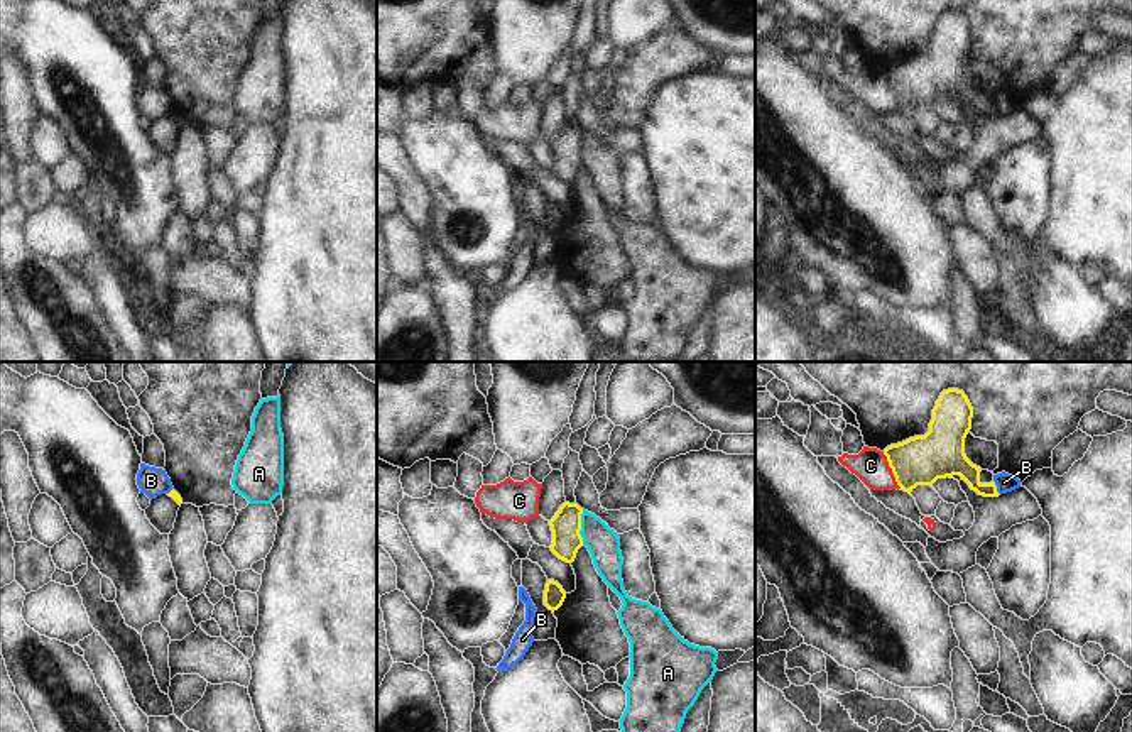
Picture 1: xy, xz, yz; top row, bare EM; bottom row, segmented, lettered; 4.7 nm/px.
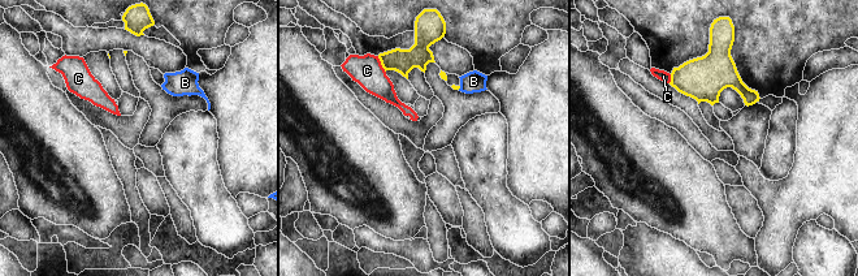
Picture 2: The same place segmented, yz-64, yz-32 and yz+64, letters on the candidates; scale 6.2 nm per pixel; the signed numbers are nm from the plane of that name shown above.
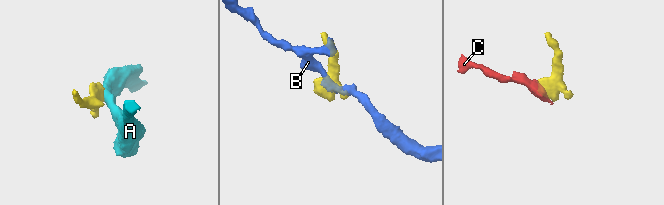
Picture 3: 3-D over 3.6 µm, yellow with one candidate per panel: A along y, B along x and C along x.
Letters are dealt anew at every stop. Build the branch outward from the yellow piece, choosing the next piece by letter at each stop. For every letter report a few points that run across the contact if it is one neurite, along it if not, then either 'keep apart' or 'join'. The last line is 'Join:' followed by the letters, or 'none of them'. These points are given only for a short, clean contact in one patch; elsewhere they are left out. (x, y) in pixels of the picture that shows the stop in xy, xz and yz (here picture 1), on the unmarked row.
A: xz (583, 131), (580, 144), (582, 164) | keep apart
B: yz (994, 102), (999, 115) | keep apart
C: yz (882, 73), (894, 102), (901, 109) | keep apart
Join: none of them

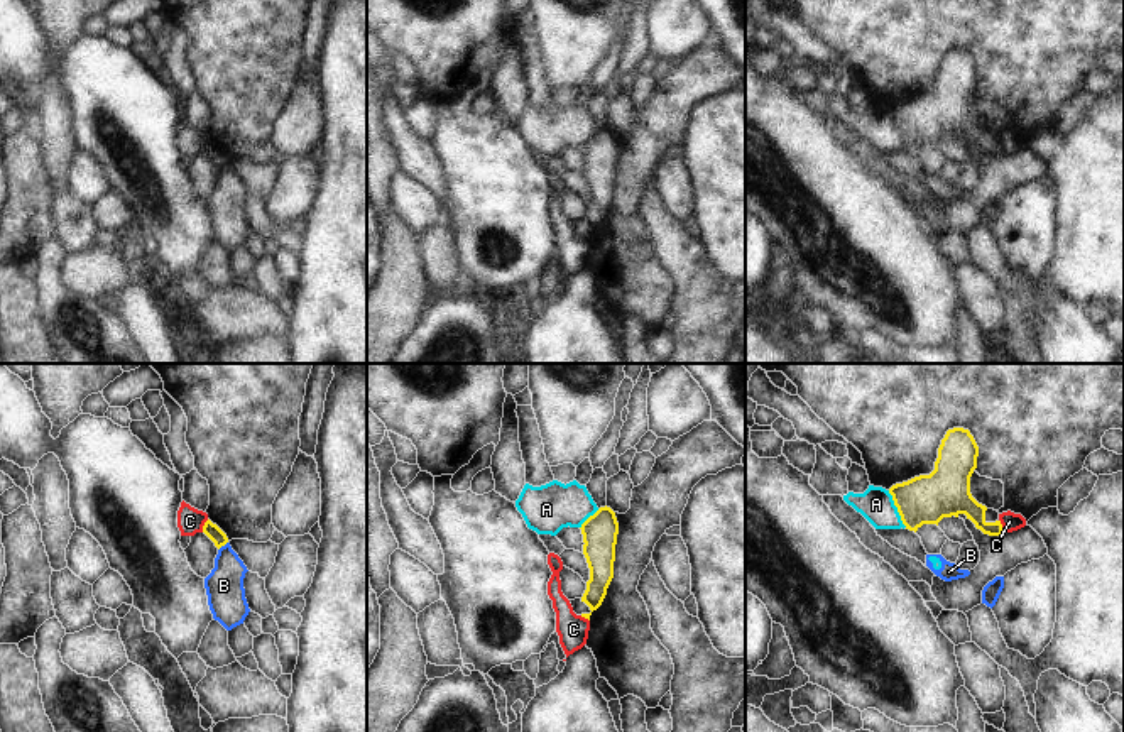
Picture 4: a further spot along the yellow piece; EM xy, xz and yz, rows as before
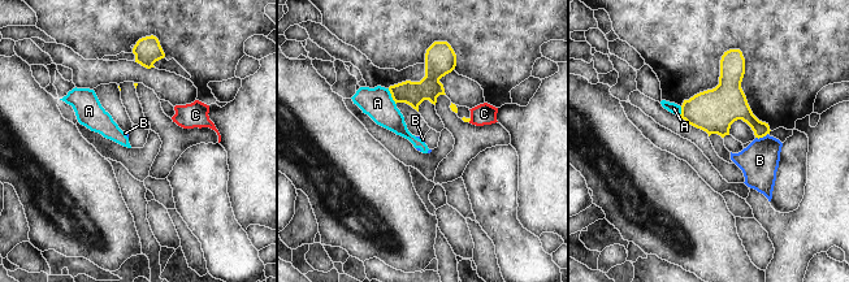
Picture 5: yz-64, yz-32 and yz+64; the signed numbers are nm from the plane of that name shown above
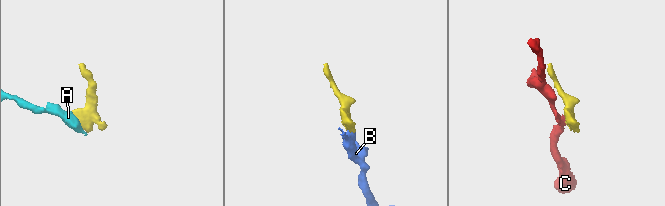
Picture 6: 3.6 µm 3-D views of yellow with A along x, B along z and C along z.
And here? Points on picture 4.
A: yz (888, 112), (900, 141), (906, 147) | keep apart
B: xy (227, 163), (218, 171) | keep apart
C: xy (208, 141), (201, 152) | keep apart
Join: none of them

